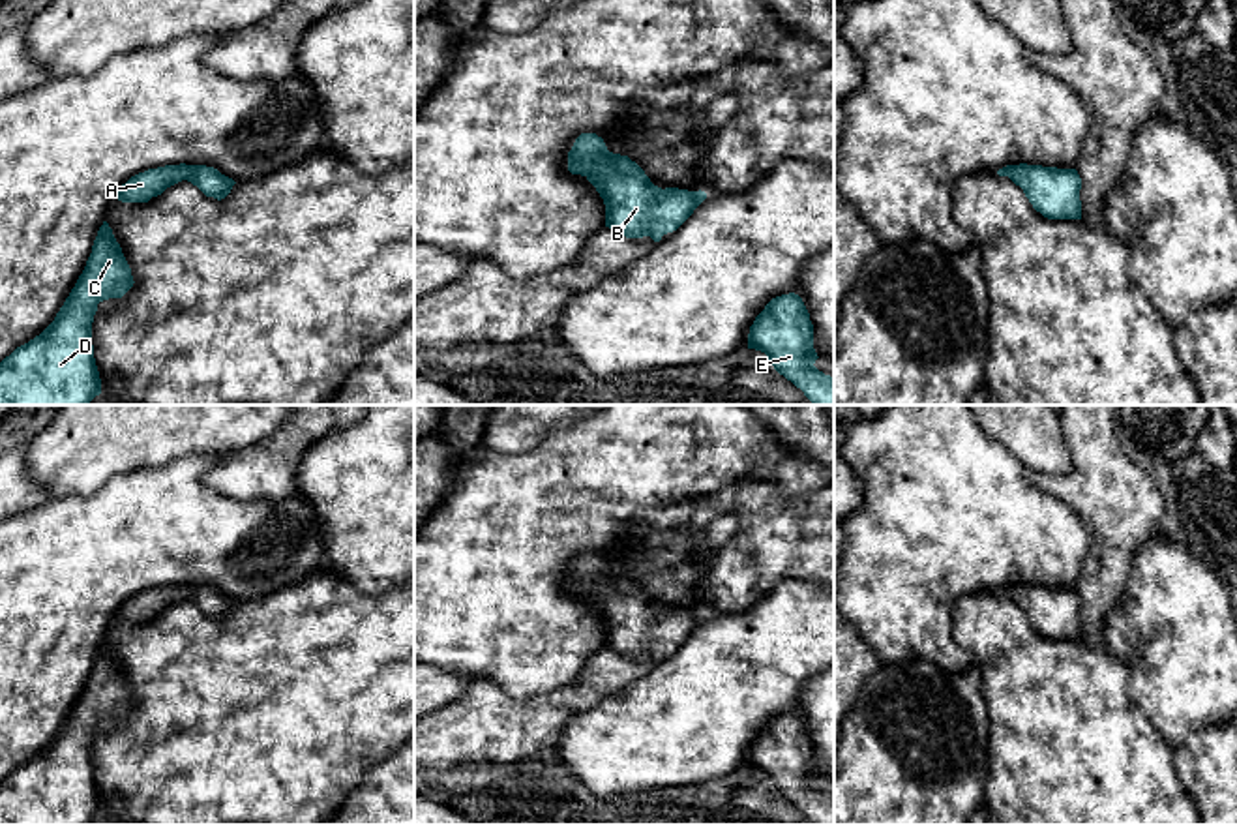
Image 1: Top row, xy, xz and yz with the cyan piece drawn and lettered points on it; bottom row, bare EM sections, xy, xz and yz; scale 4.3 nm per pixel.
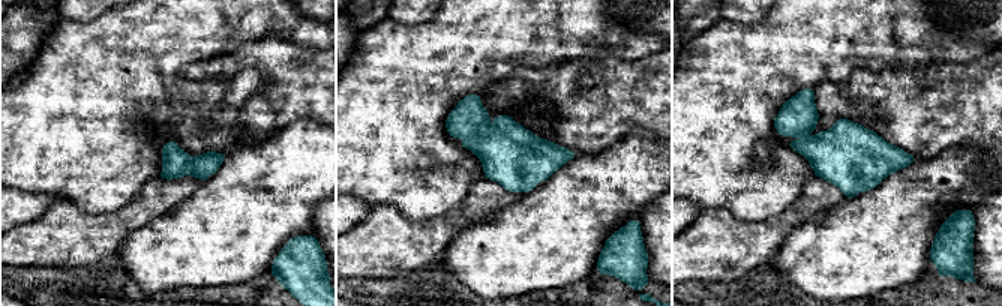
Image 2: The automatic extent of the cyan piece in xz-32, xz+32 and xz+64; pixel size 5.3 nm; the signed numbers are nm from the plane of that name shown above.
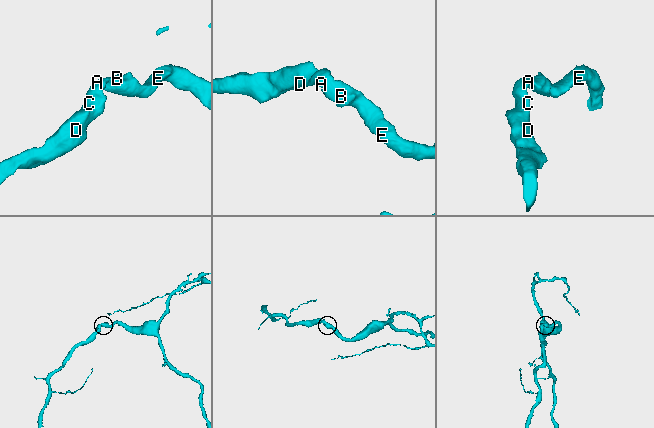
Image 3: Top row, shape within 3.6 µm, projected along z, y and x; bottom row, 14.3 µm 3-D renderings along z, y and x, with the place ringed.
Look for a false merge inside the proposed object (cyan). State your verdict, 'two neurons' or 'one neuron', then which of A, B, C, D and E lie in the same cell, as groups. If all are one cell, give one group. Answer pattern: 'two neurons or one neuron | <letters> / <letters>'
one neuron | A B C D E

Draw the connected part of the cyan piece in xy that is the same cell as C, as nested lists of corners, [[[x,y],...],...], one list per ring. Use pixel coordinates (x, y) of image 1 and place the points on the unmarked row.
[[[103,641],[86,686],[54,741],[0,782],[0,825],[88,825],[99,816],[101,799],[92,765],[94,735],[99,722],[122,718],[133,703],[122,668],[109,643]]]

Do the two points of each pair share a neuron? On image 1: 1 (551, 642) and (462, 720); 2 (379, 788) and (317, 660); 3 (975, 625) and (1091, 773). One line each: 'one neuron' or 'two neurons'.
1: two neurons
2: two neurons
3: one neuron

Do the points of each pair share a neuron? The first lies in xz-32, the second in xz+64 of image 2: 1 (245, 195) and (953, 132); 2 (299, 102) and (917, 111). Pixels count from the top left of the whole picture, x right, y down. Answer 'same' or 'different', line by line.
1: different
2: same

